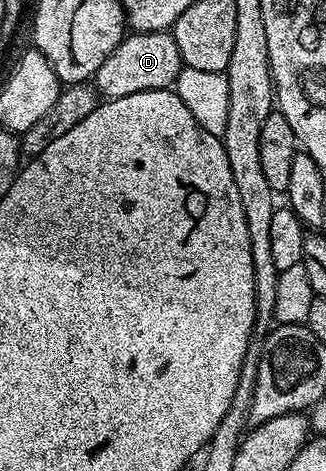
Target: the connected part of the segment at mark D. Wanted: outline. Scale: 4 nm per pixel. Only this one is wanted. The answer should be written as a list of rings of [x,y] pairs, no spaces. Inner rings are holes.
[[[163,30],[146,34],[129,32],[121,39],[115,52],[111,52],[111,56],[99,64],[95,86],[106,99],[122,98],[148,90],[167,90],[176,83],[182,65],[179,44],[175,44],[172,33]]]

